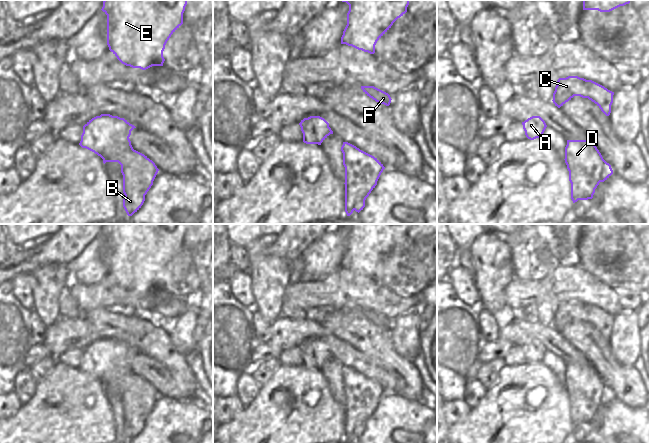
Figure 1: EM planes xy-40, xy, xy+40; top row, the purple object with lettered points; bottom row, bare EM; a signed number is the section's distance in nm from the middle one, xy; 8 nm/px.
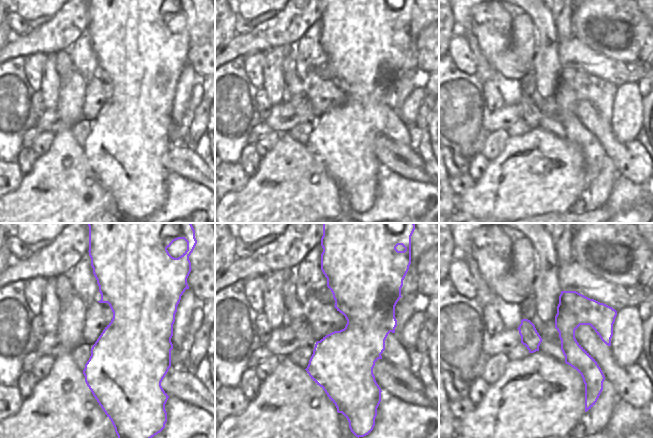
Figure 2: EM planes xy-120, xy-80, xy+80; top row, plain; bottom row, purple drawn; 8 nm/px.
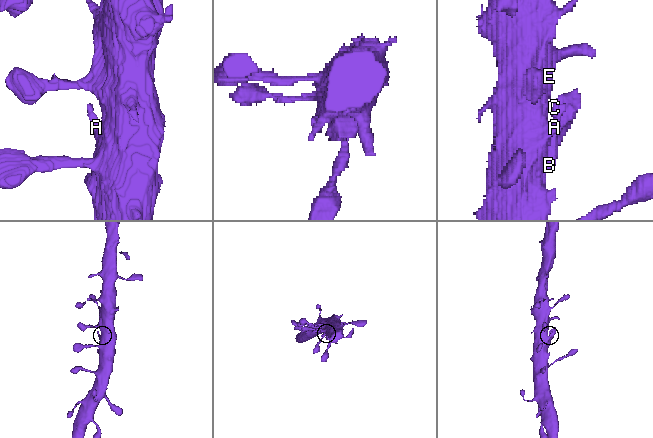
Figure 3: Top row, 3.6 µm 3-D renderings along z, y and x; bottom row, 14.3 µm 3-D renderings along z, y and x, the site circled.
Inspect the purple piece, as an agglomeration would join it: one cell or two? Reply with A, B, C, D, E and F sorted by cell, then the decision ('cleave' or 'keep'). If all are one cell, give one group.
A B C D E F; keep

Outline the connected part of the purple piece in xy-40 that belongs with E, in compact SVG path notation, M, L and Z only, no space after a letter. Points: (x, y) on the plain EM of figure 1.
M104 224L107 269L124 289L146 294L163 290L163 275L171 259L183 248L187 224Z

